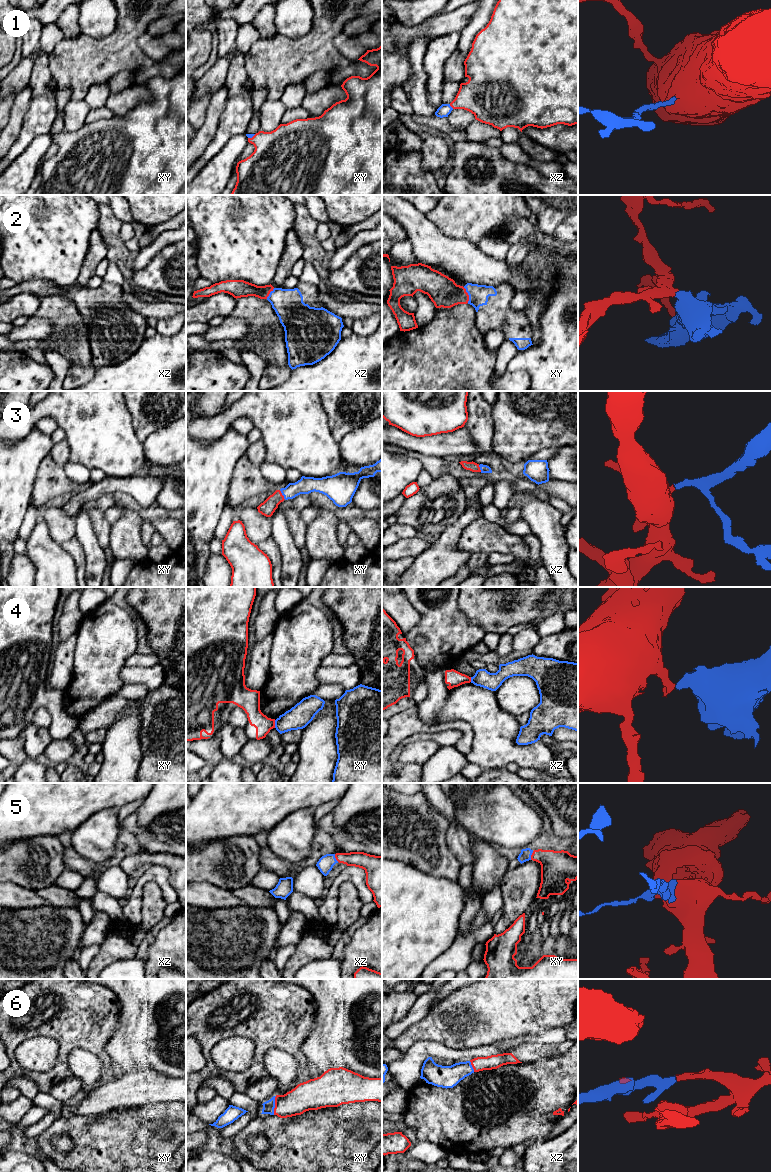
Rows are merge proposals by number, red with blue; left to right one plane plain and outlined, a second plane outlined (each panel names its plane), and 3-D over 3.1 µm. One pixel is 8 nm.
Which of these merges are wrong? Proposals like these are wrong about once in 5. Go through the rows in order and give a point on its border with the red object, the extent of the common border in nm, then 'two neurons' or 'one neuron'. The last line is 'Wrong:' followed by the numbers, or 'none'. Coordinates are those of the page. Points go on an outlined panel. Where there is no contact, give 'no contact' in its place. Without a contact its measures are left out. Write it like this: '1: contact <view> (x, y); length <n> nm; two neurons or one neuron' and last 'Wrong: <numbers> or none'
1: contact xz (451, 106); length 50 nm; one neuron
2: contact xy (468, 295); length 130 nm; one neuron
3: contact xy (282, 495); length 90 nm; one neuron
4: contact xy (274, 724); length 60 nm; two neurons
5: contact xy (531, 855); length 80 nm; one neuron
6: contact xy (275, 1105); length 150 nm; one neuron
Wrong: 4

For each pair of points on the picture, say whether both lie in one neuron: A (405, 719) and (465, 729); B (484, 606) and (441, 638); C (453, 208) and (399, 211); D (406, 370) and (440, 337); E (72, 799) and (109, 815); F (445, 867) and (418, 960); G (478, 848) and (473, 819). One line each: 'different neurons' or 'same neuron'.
A: same neuron
B: different neurons
C: different neurons
D: same neuron
E: different neurons
F: different neurons
G: different neurons

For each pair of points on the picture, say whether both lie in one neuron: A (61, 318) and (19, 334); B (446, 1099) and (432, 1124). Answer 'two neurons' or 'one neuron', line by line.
A: two neurons
B: one neuron

